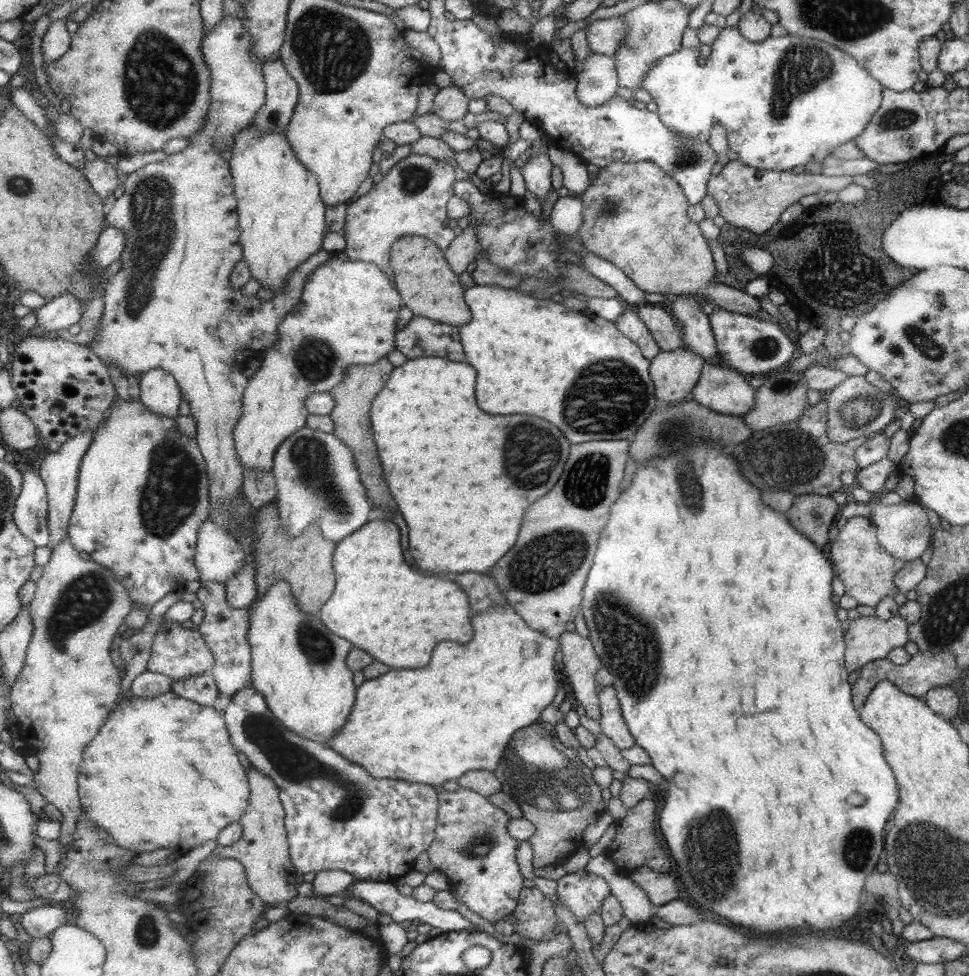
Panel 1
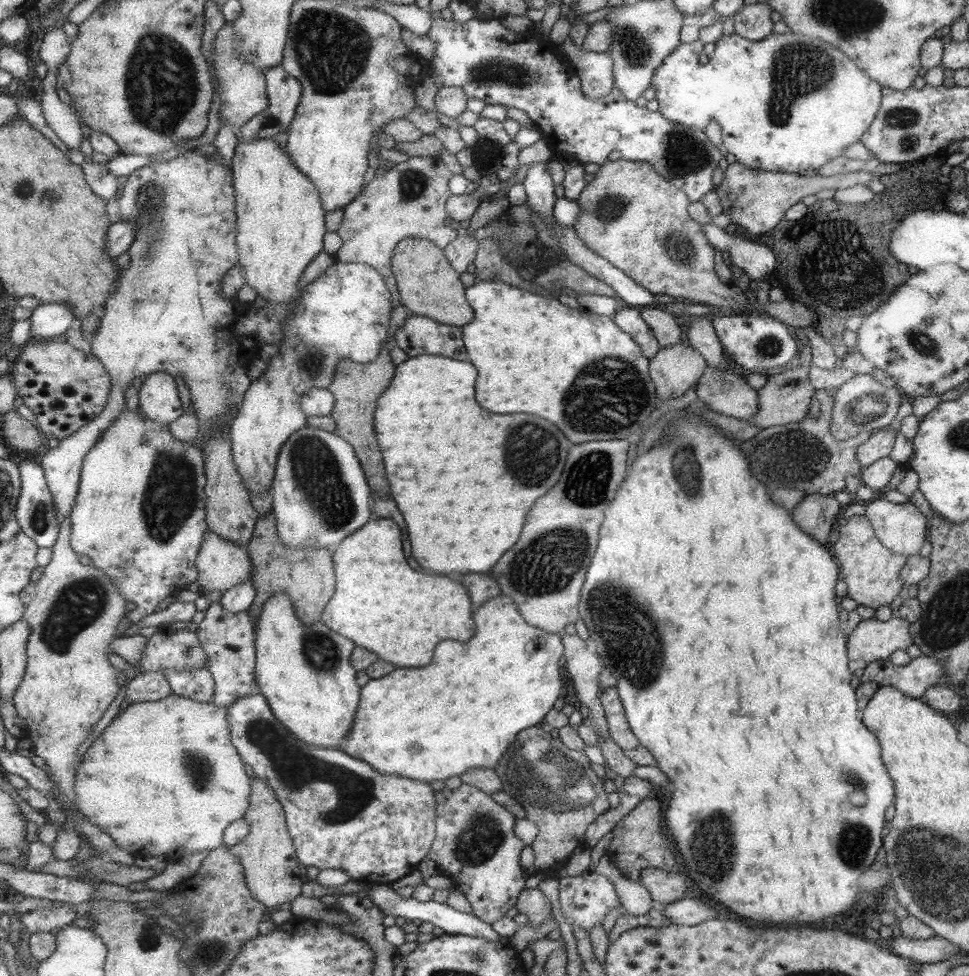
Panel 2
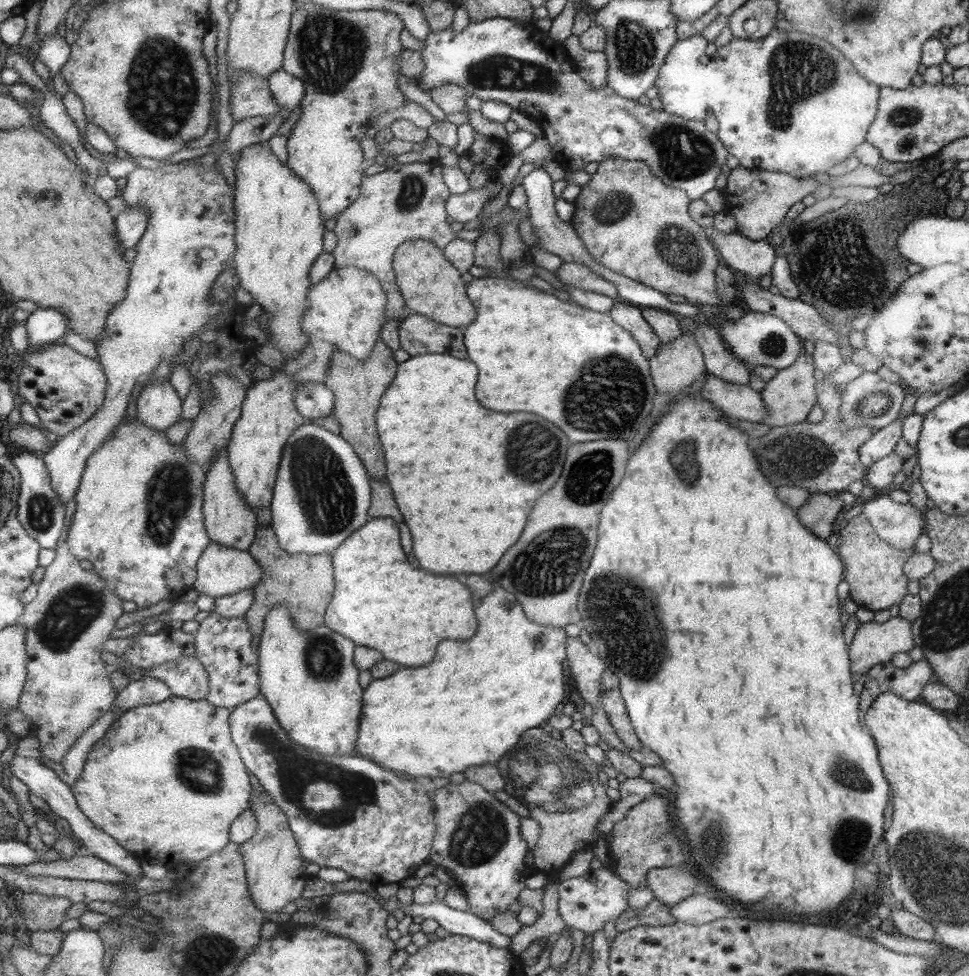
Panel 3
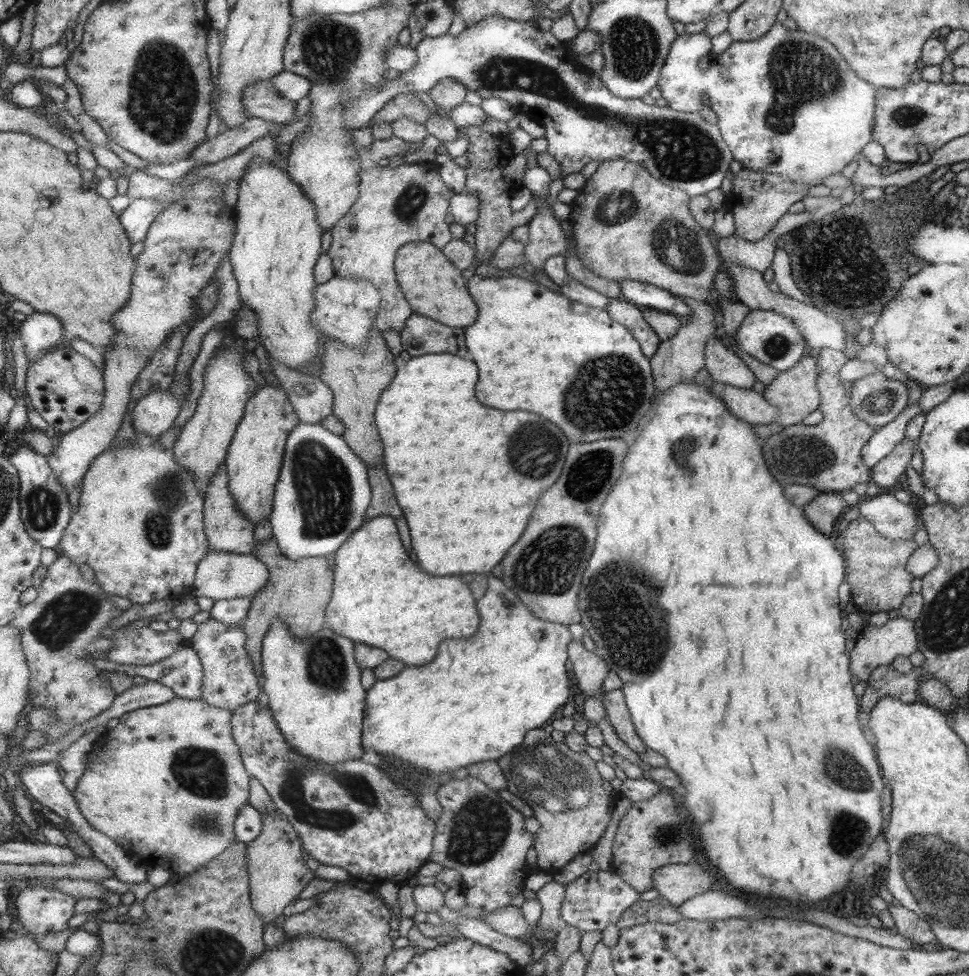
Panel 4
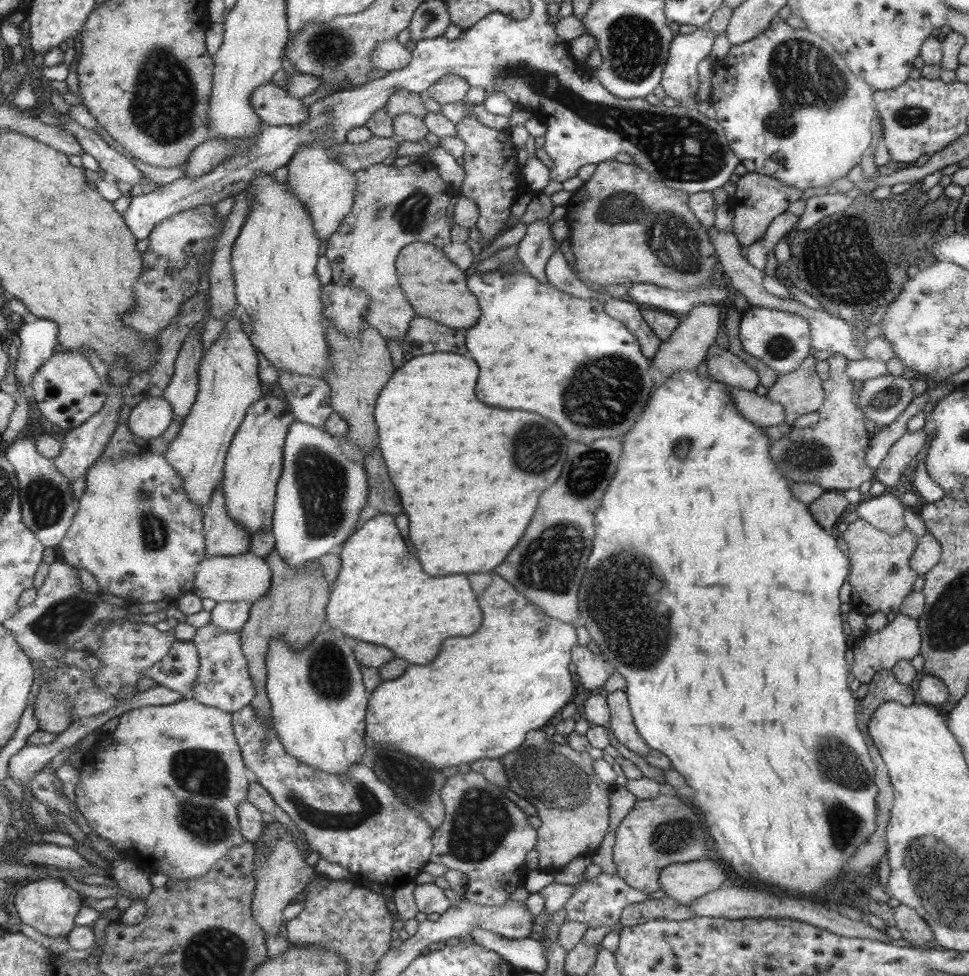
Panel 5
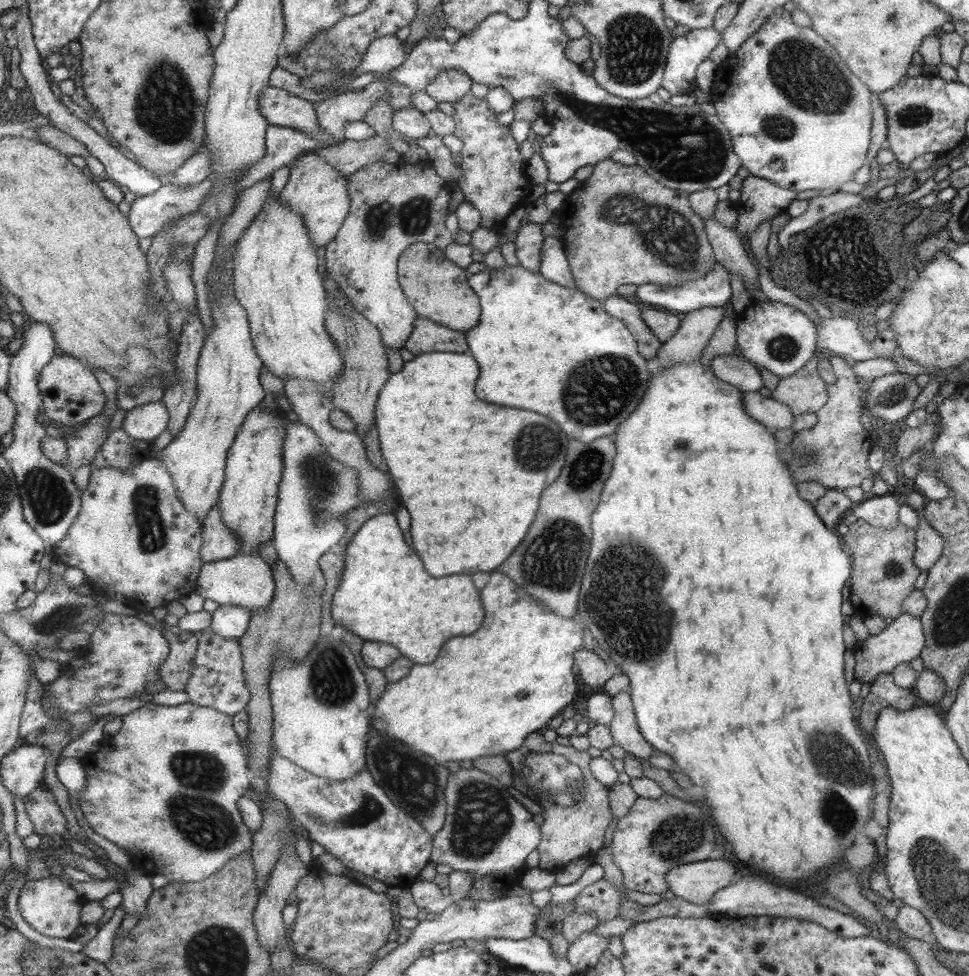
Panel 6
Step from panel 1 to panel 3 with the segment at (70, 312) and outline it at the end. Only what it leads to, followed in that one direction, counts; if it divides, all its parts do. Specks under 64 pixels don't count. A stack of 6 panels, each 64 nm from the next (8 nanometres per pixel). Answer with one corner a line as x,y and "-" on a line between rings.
38,308
25,320
28,349
35,351
62,342
71,322
57,308

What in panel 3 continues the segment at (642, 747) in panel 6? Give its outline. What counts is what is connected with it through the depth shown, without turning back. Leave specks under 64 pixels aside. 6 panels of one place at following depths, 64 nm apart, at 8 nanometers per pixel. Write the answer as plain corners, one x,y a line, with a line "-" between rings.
618,688
605,691
600,696
600,702
608,721
616,731
617,738
620,738
628,749
639,750
643,743
636,737
631,722
629,722
628,709
624,705
624,699
621,698

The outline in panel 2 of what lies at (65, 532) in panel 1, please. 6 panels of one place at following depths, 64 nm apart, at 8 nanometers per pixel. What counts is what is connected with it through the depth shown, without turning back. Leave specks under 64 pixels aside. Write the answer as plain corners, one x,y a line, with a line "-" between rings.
195,148
192,150
187,150
183,154
175,156
175,158
166,161
165,163
155,163
151,162
137,170
131,172
131,174
125,177
124,189
118,197
119,202
119,222
120,220
125,220
126,222
135,225
135,236
133,236
133,242
129,244
129,248
126,250
129,255
128,265
121,272
119,280
117,280
117,285
113,288
113,293
109,296
107,304
105,304
105,310
103,312
103,317
100,323
100,327
95,333
95,337
92,339
92,353
96,356
97,359
101,360
102,363
106,366
112,380
113,380
113,394
109,397
109,404
105,407
105,410
101,412
101,415
97,417
94,421
91,421
85,428
79,429
75,434
69,436
69,438
62,440
59,444
49,449
49,451
42,457
41,466
45,469
45,476
48,478
49,488
52,490
53,498
56,501
56,511
57,519
59,519
59,524
67,516
71,514
73,507
76,505
76,498
79,494
80,482
82,476
83,465
85,458
88,457
88,454
95,448
97,442
103,438
105,435
105,430
109,426
113,426
113,422
121,416
121,412
125,410
125,388
130,386
131,380
133,378
144,377
153,372
164,372
169,375
172,375
173,378
181,377
189,389
189,398
190,403
193,403
193,414
196,416
198,429
201,429
201,436
199,436
199,450
203,454
204,461
204,472
207,476
207,484
204,486
204,494
206,496
205,507
207,510
207,522
208,530
211,534
217,534
229,542
236,543
241,547
245,547
246,543
251,540
253,536
253,529
255,528
256,521
259,520
258,514
255,512
255,509
251,506
249,502
249,496
247,488
244,486
244,479
241,478
240,472
236,468
236,464
233,462
232,456
232,443
229,442
229,426
231,422
221,422
221,419
231,413
233,409
238,409
241,401
244,400
244,392
248,389
248,386
252,384
252,380
245,375
245,370
251,360
255,358
256,353
258,352
258,346
260,344
278,344
279,341
283,338
283,332
281,331
281,324
286,319
286,316
290,313
292,308
299,304
301,291
317,278
323,274
323,270
327,270
331,264
333,264
334,255
321,251
317,253
316,256
309,262
308,265
305,265
304,272
301,273
299,279
299,292
297,292
297,298
291,302
291,304
276,304
267,303
262,308
257,310
253,309
252,303
240,303
235,296
230,298
225,298
222,293
222,280
224,280
225,273
232,268
233,264
240,260
239,250
235,250
235,216
236,212
236,203
233,202
233,188
231,186
231,174
225,172
223,166
219,164
211,164
209,160
205,160
205,156
197,156
202,152
207,152
203,148

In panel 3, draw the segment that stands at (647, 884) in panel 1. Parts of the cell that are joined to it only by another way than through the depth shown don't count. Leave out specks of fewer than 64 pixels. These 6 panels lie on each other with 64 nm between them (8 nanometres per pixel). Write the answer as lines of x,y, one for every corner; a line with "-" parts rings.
663,867
648,870
646,887
653,892
654,900
668,907
693,894
699,880
689,870
681,867

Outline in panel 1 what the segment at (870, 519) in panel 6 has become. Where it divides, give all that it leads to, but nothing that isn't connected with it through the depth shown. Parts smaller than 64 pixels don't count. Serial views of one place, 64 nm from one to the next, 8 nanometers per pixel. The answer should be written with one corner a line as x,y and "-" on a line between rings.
902,500
893,505
871,503
868,517
876,527
876,542
890,556
901,558
904,562
919,560
923,551
930,547
932,529
927,515
917,502

